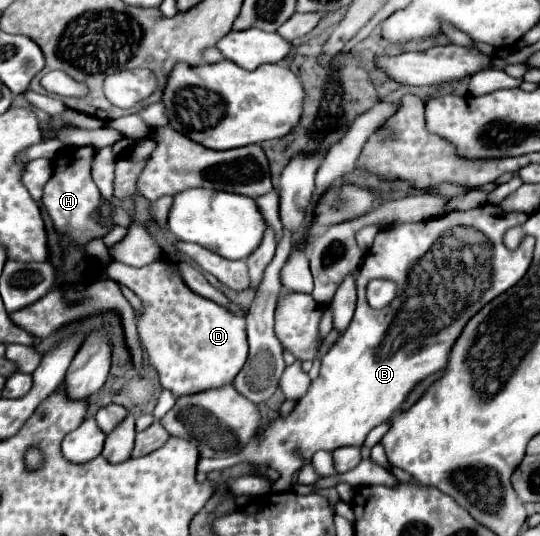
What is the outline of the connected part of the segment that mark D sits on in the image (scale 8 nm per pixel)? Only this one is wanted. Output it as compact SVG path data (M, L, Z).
M160 259L140 269L112 261L106 269L110 279L120 281L144 301L144 315L136 323L138 335L160 375L162 387L174 395L194 395L234 381L248 357L244 317L192 293L180 281L170 261Z

